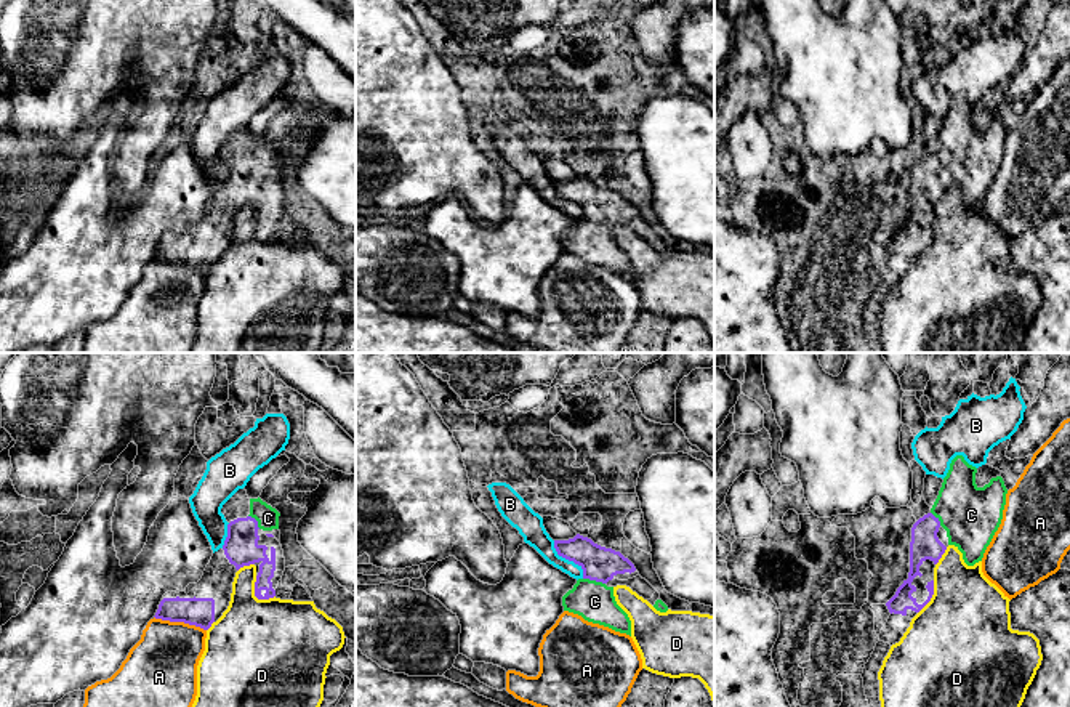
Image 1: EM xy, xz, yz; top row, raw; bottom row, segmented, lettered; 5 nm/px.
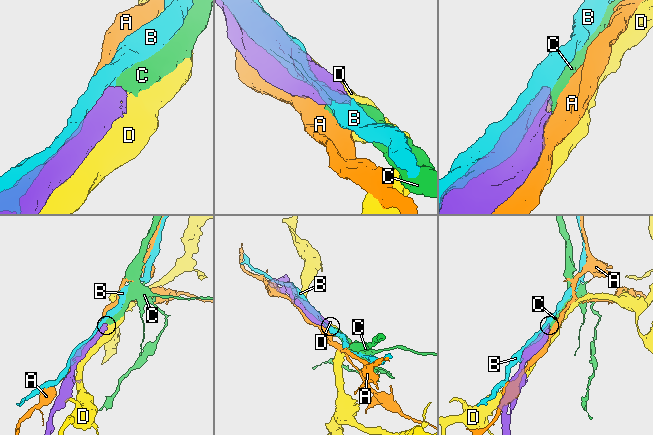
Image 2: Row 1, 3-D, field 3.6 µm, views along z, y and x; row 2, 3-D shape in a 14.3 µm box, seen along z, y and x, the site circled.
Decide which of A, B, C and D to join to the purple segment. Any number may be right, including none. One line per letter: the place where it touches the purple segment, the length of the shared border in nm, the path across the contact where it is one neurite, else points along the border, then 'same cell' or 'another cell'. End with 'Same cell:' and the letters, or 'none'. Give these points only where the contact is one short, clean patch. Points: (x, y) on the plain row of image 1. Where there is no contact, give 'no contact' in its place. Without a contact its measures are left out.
A: meets purple in xy at (180, 262); contact 280 nm long; another cell
B: meets purple in xz at (567, 199); contact 240 nm long; another cell
C: meets purple in xz at (595, 220); contact 120 nm long; runs through xz (598, 204), (595, 220), (595, 242); same cell
D: meets purple in xy at (255, 236); contact 150 nm long; another cell
Same cell: C

